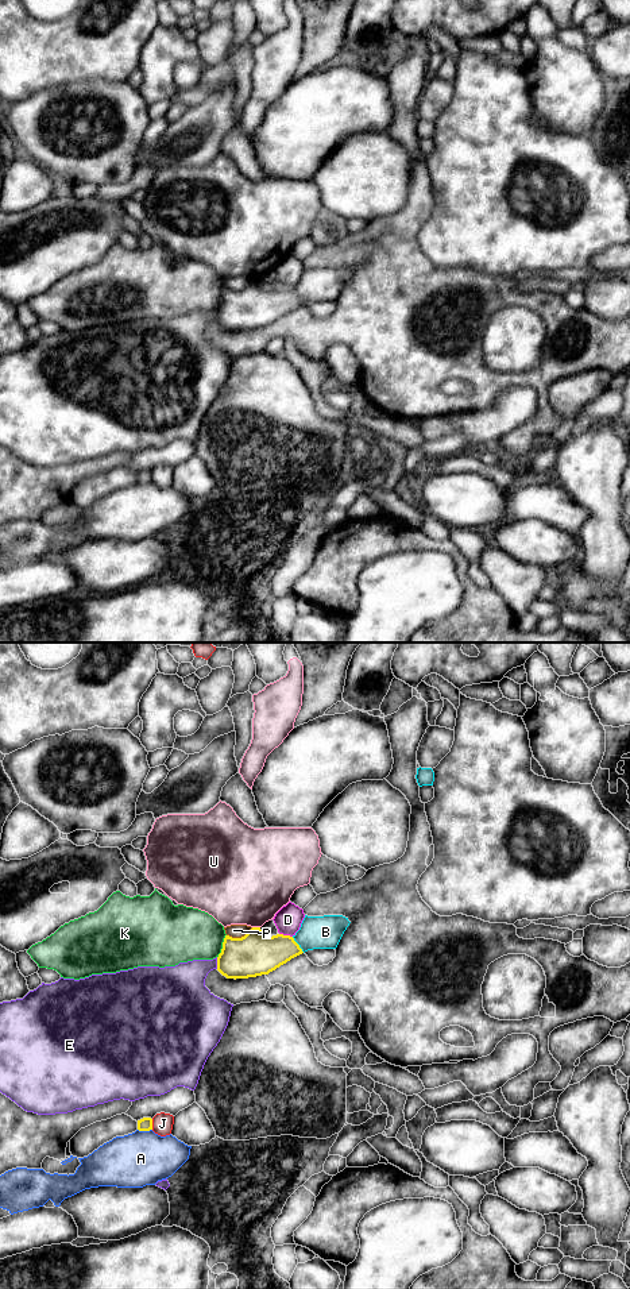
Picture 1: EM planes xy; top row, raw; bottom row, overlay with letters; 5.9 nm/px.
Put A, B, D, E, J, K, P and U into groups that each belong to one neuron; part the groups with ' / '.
A / B / D / E / J / K / P / U

